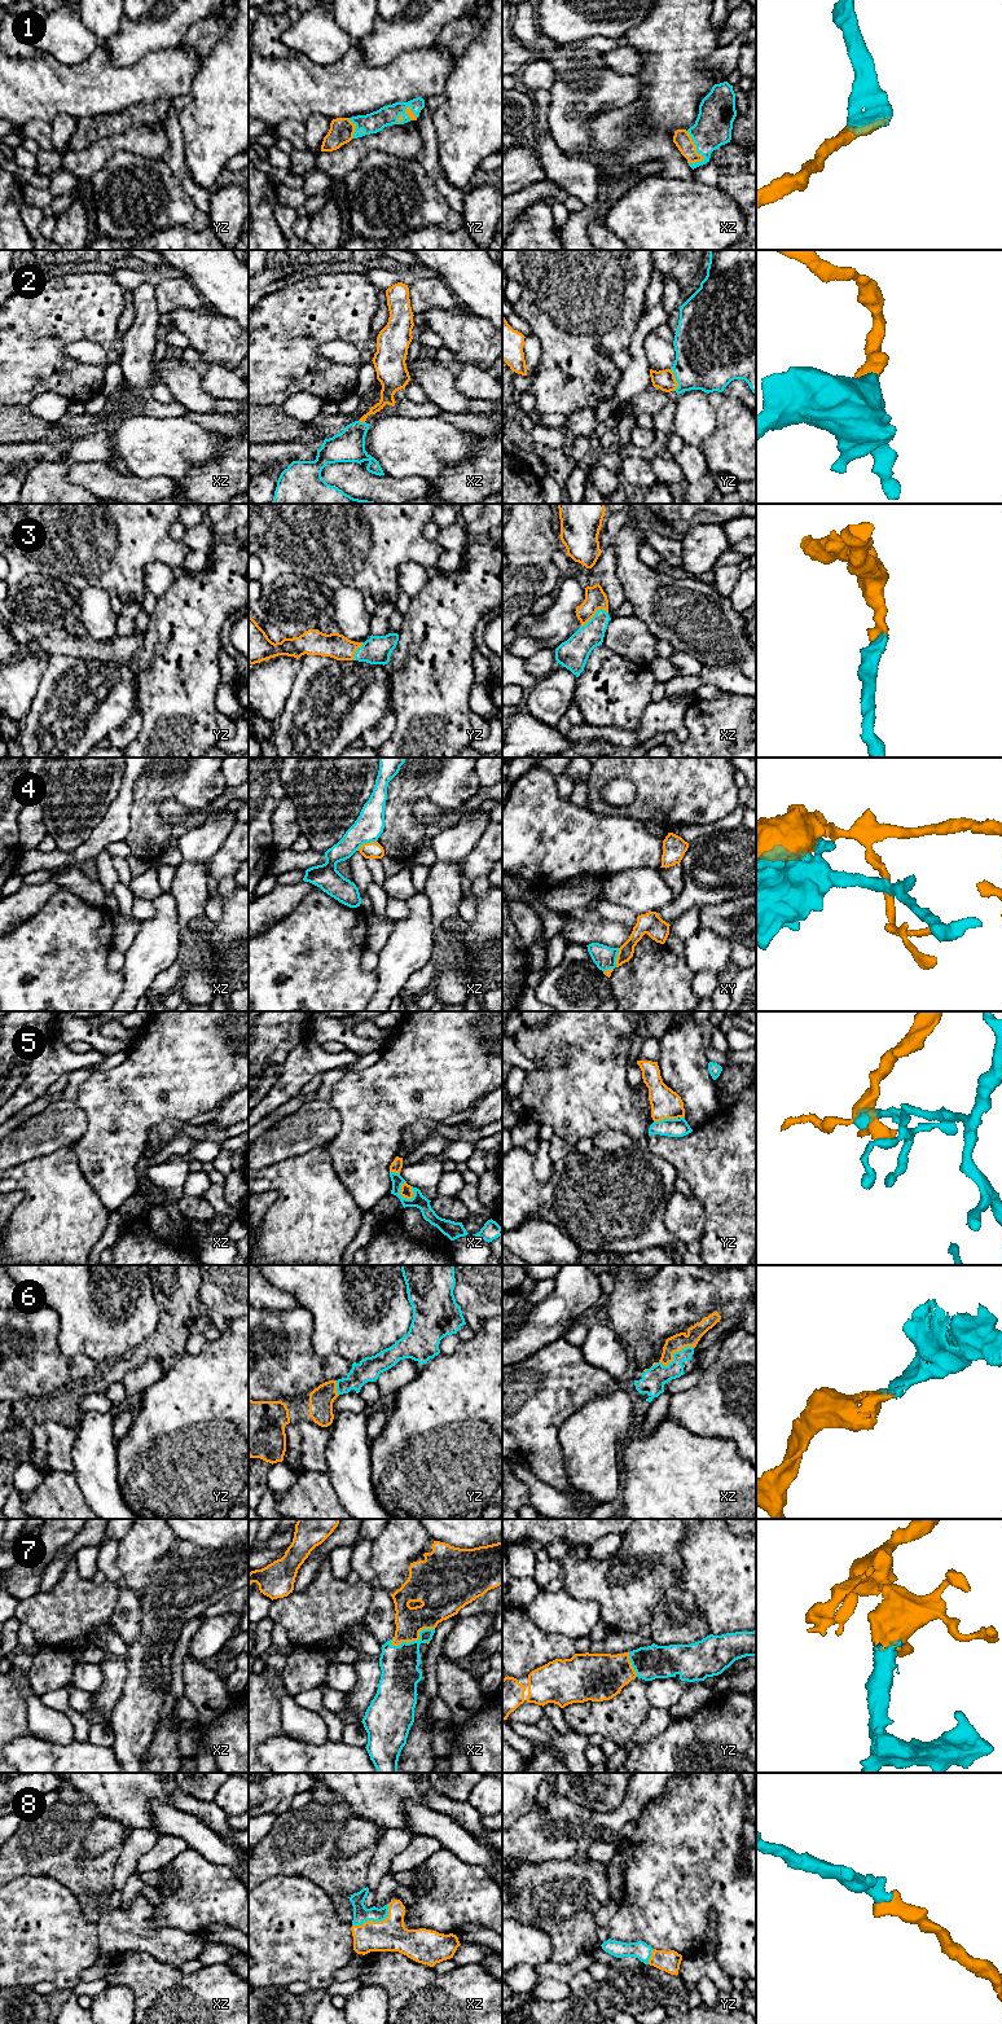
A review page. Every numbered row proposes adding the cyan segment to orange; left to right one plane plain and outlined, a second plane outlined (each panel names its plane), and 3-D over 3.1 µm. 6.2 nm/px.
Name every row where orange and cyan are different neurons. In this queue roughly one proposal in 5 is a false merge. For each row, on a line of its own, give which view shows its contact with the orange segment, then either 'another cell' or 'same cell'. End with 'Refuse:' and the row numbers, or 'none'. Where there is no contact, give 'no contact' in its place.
1: contact in xz; same cell
2: contact in yz; same cell
3: contact in xz; same cell
4: contact in xz; another cell
5: contact in xz; another cell
6: contact in xz; same cell
7: contact in xz; same cell
8: contact in xz; same cell
Refuse: 4, 5

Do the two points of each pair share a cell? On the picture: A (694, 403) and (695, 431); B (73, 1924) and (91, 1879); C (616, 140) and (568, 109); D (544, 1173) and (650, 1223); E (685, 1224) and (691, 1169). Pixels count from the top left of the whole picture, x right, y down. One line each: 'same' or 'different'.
A: same
B: different
C: different
D: different
E: different

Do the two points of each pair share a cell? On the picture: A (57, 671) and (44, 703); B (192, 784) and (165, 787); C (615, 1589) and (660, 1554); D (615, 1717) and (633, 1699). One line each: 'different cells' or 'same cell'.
A: same cell
B: same cell
C: same cell
D: same cell

